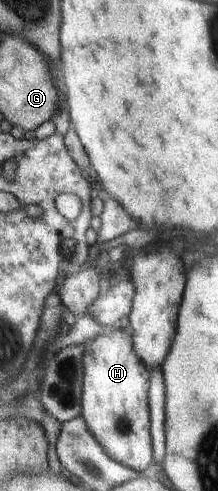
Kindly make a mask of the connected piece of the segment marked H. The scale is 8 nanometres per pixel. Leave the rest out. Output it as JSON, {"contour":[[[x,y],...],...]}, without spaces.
{"contour":[[[110,329],[108,333],[83,345],[85,355],[85,385],[83,385],[83,417],[95,438],[109,451],[117,461],[141,471],[142,475],[154,471],[153,437],[151,437],[151,407],[149,407],[149,391],[151,391],[151,369],[137,353],[136,342],[130,329]]]}

